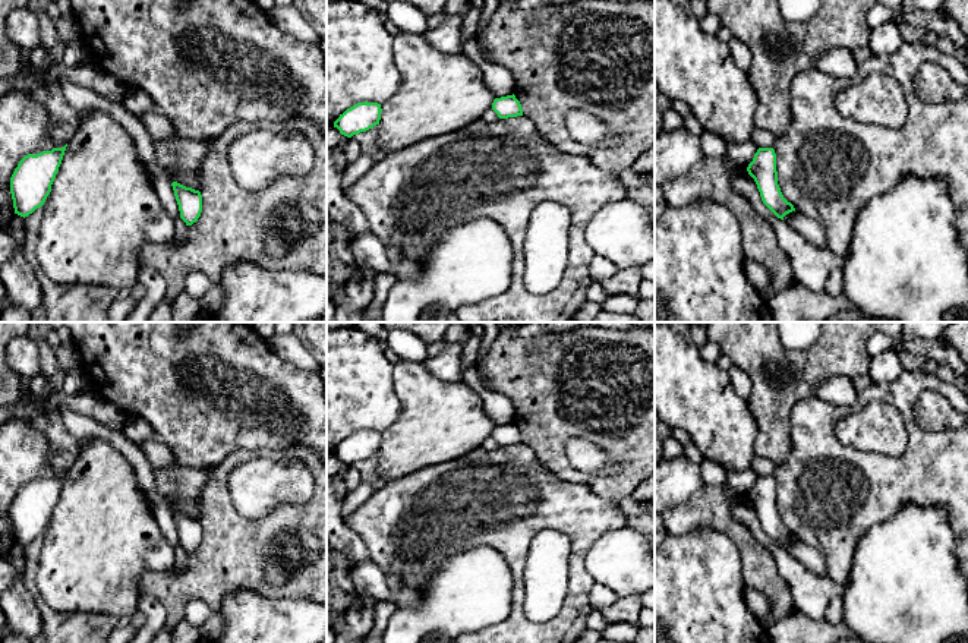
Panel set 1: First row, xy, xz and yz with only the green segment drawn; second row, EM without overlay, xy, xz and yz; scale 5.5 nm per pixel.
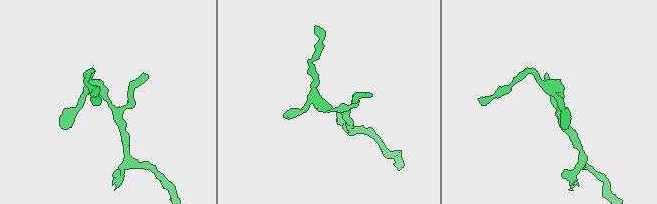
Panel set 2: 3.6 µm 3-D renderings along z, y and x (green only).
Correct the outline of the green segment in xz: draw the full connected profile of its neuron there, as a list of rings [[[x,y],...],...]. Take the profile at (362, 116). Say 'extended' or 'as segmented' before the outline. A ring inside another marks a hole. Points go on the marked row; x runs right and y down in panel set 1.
as segmented; [[[357,103],[340,114],[334,122],[334,127],[337,127],[341,135],[351,138],[379,124],[381,111],[382,108],[378,103]]]

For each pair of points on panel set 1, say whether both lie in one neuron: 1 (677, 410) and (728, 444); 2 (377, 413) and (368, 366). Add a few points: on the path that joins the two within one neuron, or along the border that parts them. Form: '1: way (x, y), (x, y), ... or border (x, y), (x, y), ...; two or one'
1: way (690, 410), (694, 410), (715, 431); one
2: way (372, 402), (368, 378); one

